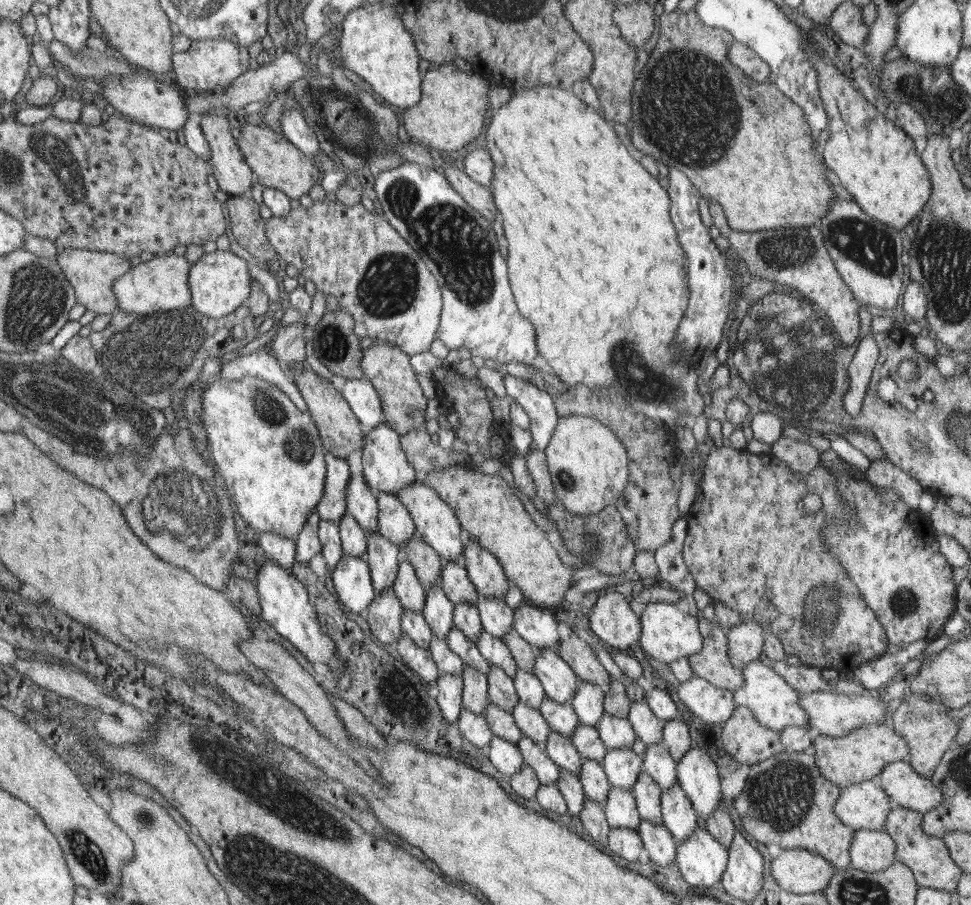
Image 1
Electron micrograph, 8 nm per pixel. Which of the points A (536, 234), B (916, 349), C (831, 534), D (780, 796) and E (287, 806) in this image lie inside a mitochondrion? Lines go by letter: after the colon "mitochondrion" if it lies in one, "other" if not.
A: other
B: other
C: other
D: mitochondrion
E: mitochondrion

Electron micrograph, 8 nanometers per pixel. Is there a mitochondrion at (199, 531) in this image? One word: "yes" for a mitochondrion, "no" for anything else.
yes

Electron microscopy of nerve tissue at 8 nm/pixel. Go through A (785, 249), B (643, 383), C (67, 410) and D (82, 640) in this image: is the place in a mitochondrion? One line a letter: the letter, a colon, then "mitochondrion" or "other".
A: mitochondrion
B: mitochondrion
C: mitochondrion
D: other

